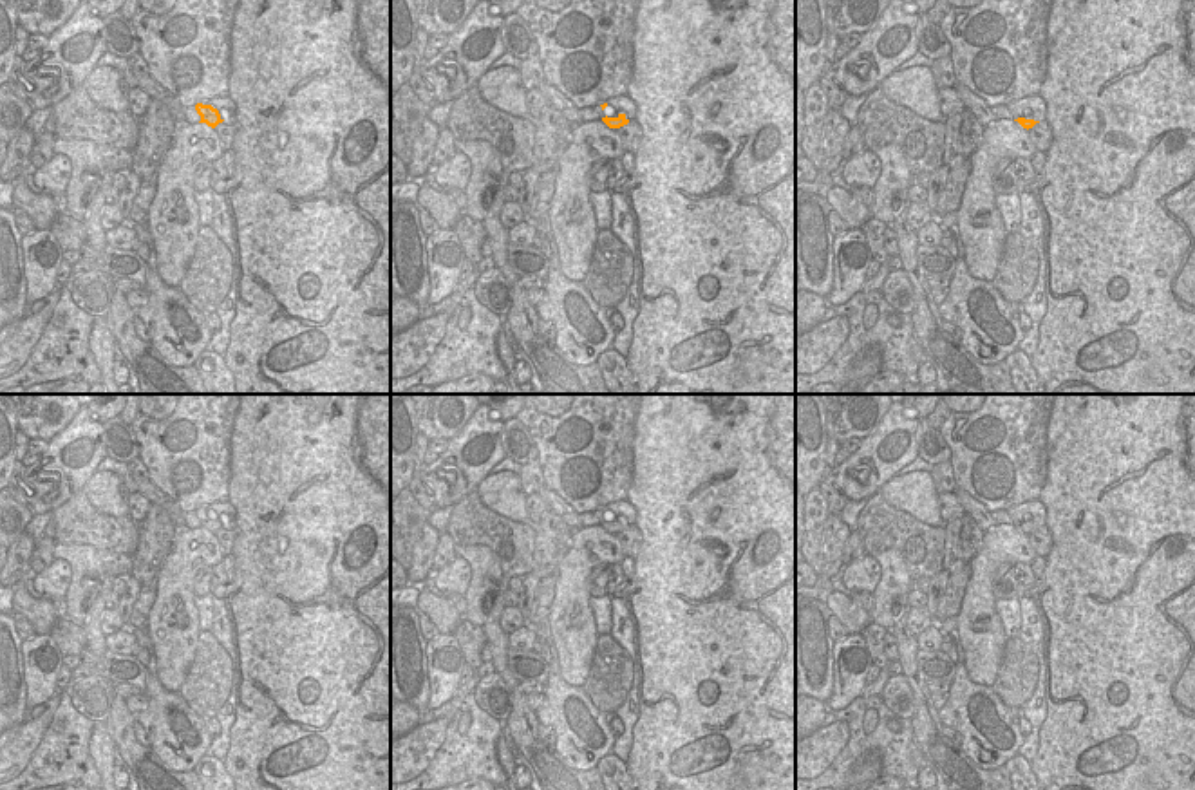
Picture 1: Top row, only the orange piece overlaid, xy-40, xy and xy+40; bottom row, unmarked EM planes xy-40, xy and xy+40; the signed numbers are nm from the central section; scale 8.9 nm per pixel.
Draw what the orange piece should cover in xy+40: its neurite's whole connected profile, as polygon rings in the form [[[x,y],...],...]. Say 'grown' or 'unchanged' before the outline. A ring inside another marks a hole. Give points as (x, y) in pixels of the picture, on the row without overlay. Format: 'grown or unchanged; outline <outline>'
grown; outline [[[1038,499],[1018,504],[1007,512],[1012,519],[1012,524],[1027,535],[1038,530],[1040,526],[1045,526],[1047,510]]]

